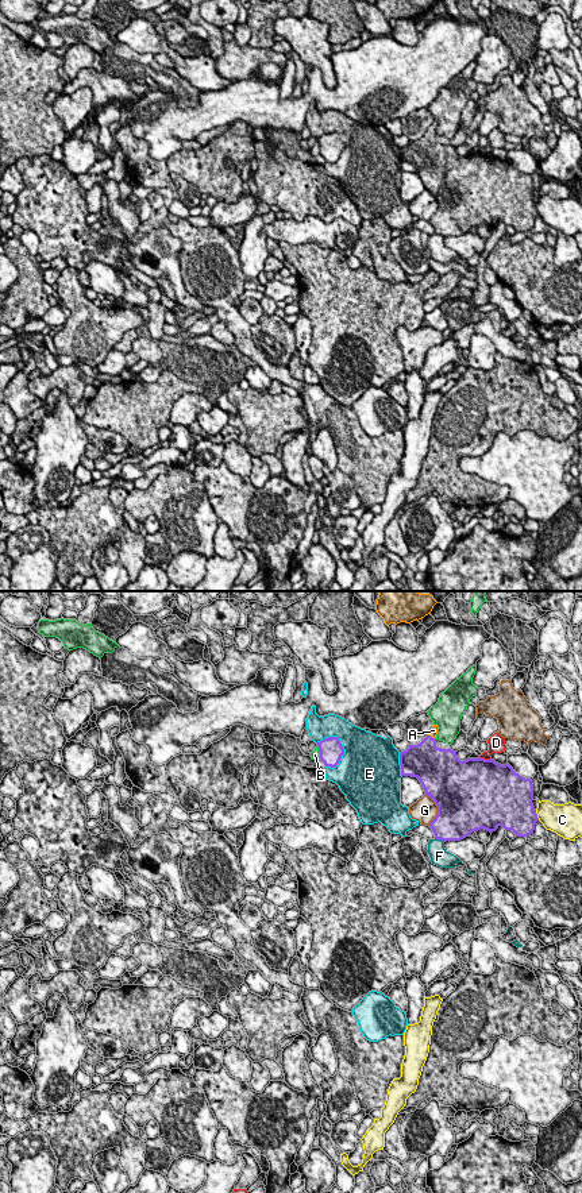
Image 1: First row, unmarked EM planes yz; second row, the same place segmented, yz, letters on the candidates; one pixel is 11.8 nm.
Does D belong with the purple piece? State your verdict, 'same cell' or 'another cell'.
another cell

